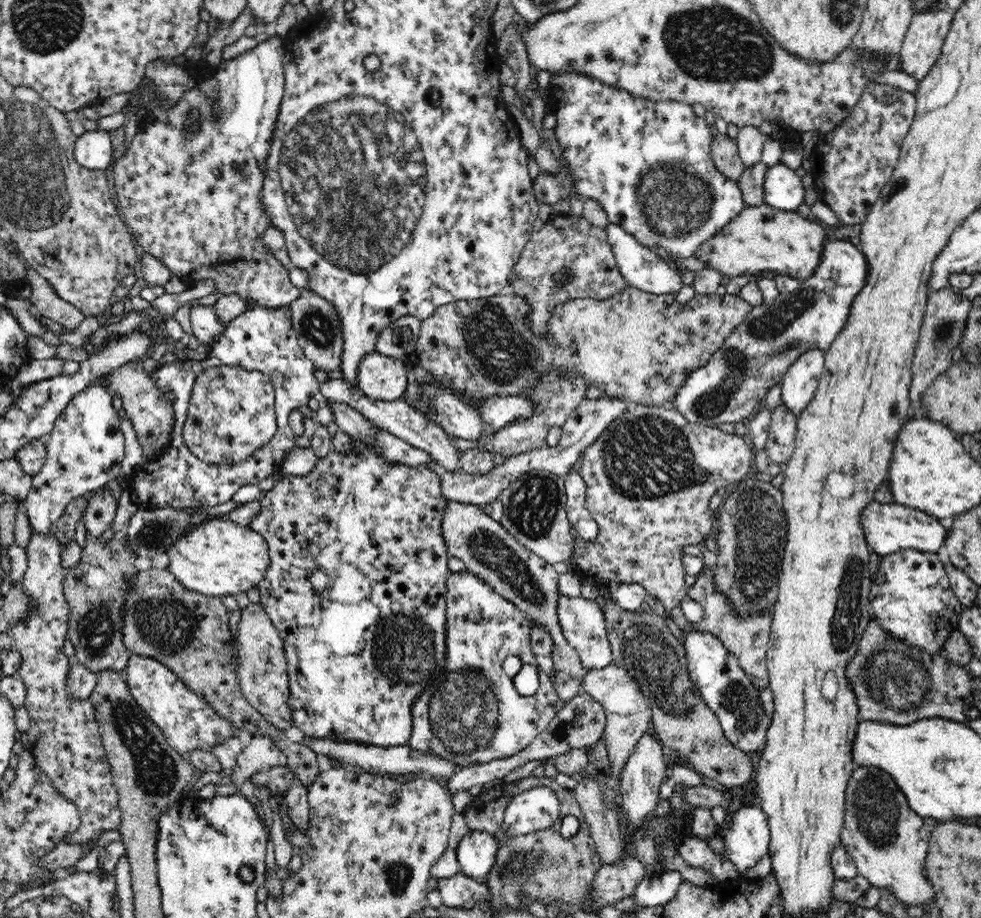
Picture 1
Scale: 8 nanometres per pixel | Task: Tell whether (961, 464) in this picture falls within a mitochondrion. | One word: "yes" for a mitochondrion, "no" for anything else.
no

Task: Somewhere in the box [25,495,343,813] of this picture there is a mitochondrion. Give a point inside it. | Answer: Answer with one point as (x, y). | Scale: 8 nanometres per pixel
(154, 770)

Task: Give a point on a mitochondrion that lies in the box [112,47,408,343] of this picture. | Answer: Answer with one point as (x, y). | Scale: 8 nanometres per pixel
(195, 125)

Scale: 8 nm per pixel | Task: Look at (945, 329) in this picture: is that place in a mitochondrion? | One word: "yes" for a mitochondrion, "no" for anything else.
yes

